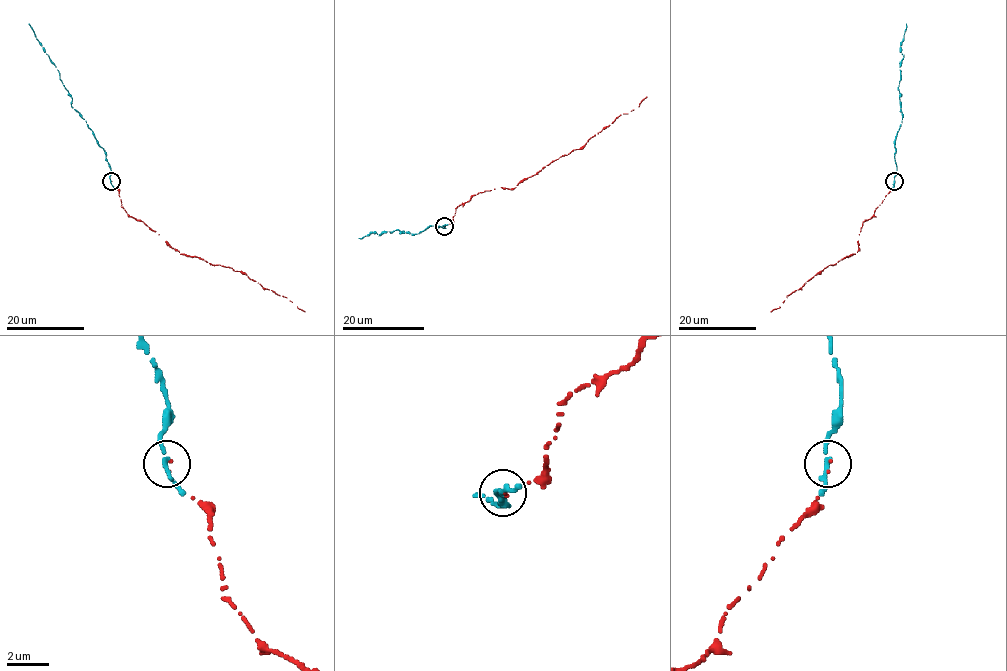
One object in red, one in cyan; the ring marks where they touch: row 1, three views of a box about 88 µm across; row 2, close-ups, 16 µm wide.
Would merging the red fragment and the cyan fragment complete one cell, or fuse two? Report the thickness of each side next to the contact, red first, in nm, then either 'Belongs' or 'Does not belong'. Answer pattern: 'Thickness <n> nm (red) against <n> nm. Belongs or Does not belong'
Thickness 70 nm (red) against 190 nm. Belongs

